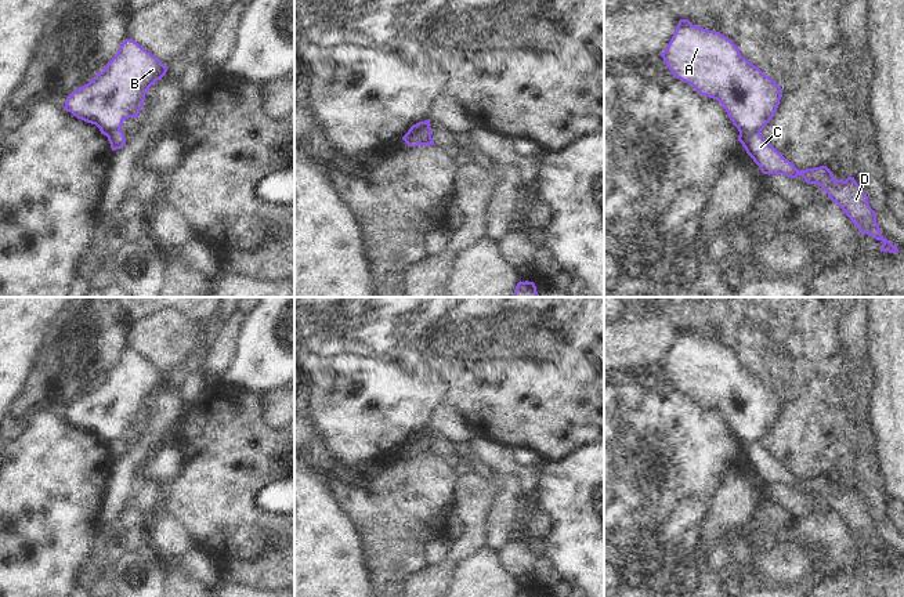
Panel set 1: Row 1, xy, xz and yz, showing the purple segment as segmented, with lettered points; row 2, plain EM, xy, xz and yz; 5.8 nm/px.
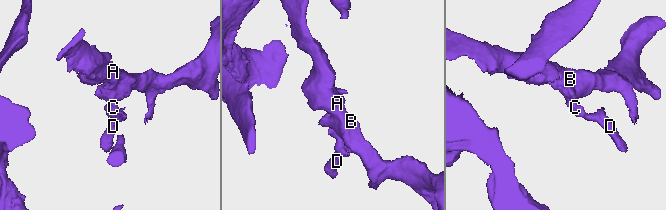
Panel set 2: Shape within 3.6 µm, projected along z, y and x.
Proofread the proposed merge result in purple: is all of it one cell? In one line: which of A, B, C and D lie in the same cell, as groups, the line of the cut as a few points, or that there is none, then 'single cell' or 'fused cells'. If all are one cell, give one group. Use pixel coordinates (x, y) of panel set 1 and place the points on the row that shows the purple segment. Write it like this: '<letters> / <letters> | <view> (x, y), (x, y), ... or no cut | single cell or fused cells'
A B / C D | xz (425, 122), (419, 131), (419, 140) | fused cells

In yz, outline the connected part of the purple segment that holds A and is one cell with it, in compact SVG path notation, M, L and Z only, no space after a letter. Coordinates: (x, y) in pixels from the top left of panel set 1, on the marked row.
M680 19L663 53L659 54L672 75L691 84L698 94L717 100L738 131L762 131L774 117L782 88L757 66L744 58L738 47L724 35Z

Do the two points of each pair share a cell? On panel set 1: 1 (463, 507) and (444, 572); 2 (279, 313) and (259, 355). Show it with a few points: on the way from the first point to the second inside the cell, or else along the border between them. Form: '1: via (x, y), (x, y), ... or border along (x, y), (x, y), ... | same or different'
1: via (469, 524), (469, 541), (455, 556) | same
2: via (279, 324), (279, 333), (270, 344) | same

